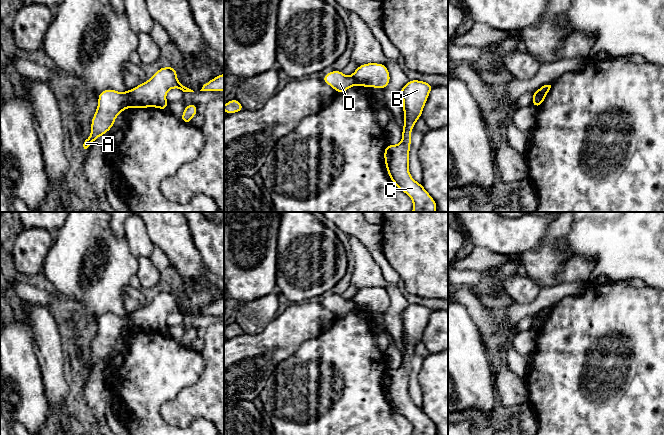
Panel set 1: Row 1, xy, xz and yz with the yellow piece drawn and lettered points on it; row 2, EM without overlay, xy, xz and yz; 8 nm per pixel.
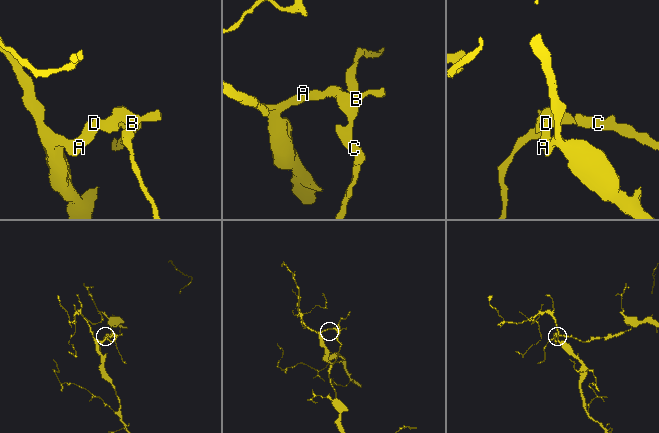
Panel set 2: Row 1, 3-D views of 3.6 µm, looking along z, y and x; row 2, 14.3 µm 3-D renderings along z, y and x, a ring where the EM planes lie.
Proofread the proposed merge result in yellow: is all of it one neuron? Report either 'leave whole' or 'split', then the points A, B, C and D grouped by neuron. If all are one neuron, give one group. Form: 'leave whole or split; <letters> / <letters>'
split; A D / B C

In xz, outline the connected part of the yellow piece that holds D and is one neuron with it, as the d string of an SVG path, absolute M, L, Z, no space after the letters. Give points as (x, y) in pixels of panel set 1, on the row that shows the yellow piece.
M334 70L324 75L322 80L327 85L330 85L337 93L343 93L356 85L356 81L352 75L346 76L342 71L338 70Z

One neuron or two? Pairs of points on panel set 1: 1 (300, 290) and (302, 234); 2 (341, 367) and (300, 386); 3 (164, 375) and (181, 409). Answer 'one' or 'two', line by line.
1: one
2: one
3: two

